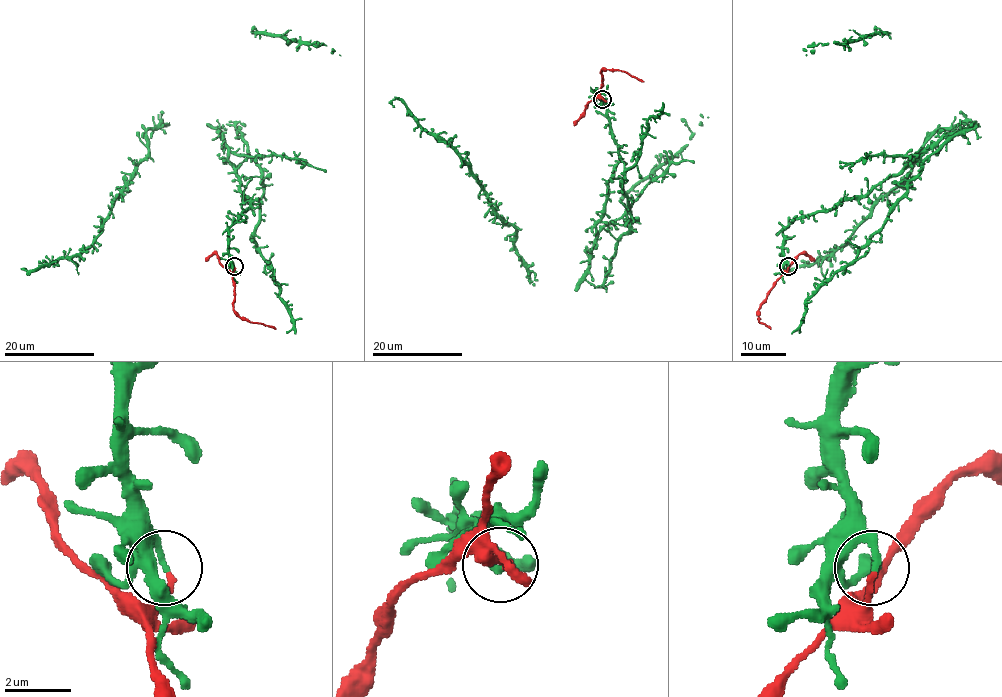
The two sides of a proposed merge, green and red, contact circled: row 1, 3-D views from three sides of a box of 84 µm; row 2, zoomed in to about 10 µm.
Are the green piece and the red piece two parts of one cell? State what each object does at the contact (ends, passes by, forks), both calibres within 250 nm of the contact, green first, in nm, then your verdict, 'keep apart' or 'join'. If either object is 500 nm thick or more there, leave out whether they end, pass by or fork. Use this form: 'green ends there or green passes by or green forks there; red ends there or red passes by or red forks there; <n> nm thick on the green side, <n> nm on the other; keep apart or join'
green ends there; red ends there; 190 nm thick on the green side, 160 nm on the other; keep apart

